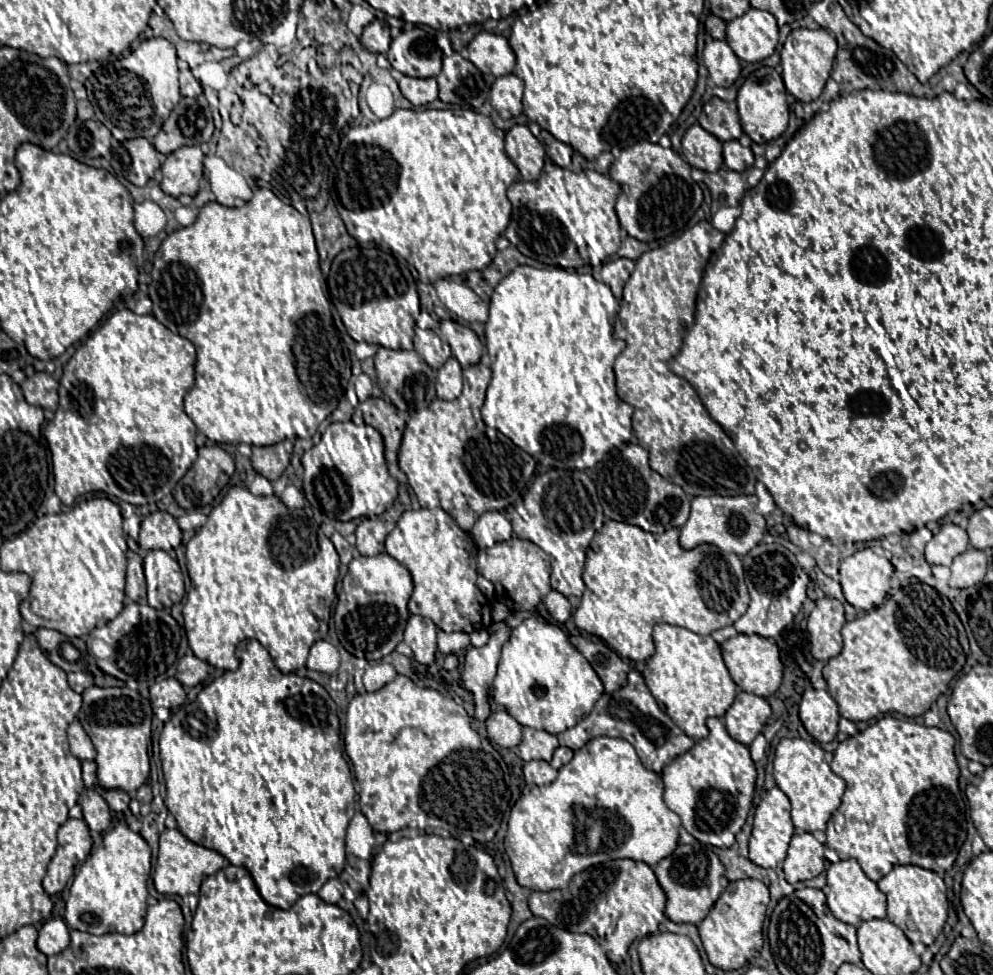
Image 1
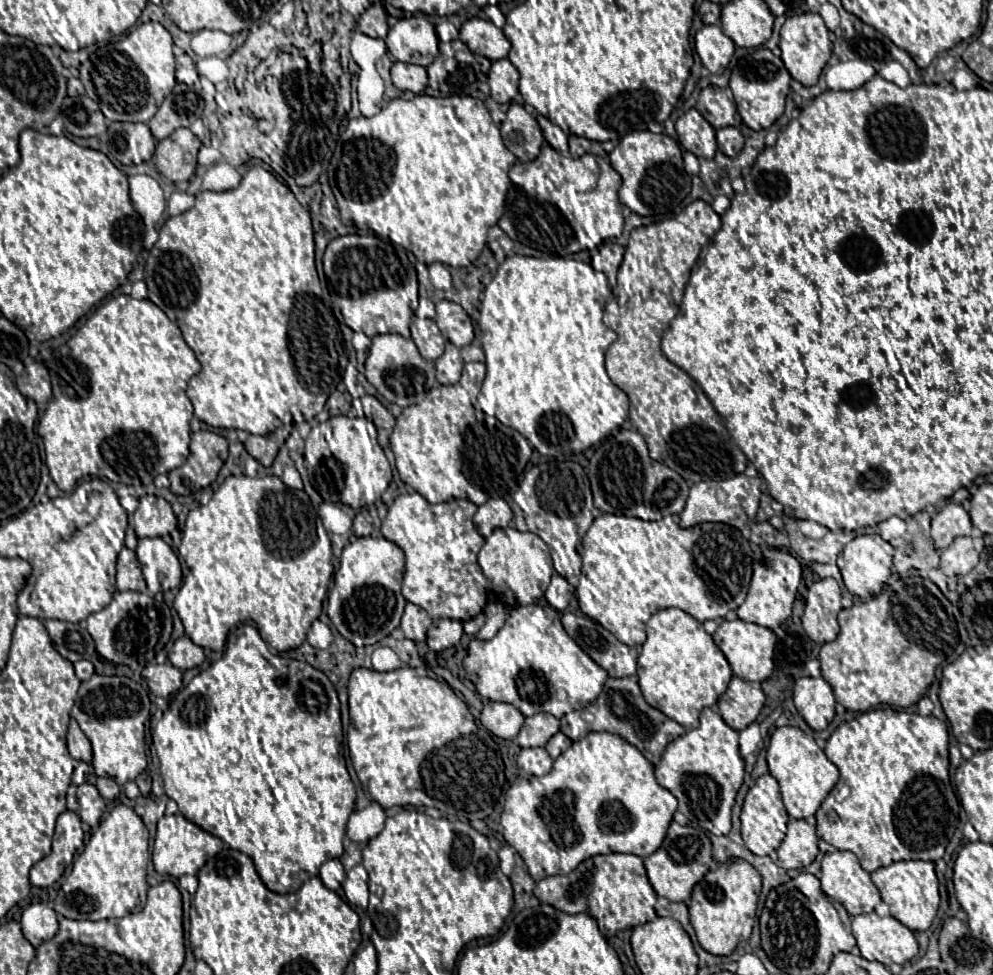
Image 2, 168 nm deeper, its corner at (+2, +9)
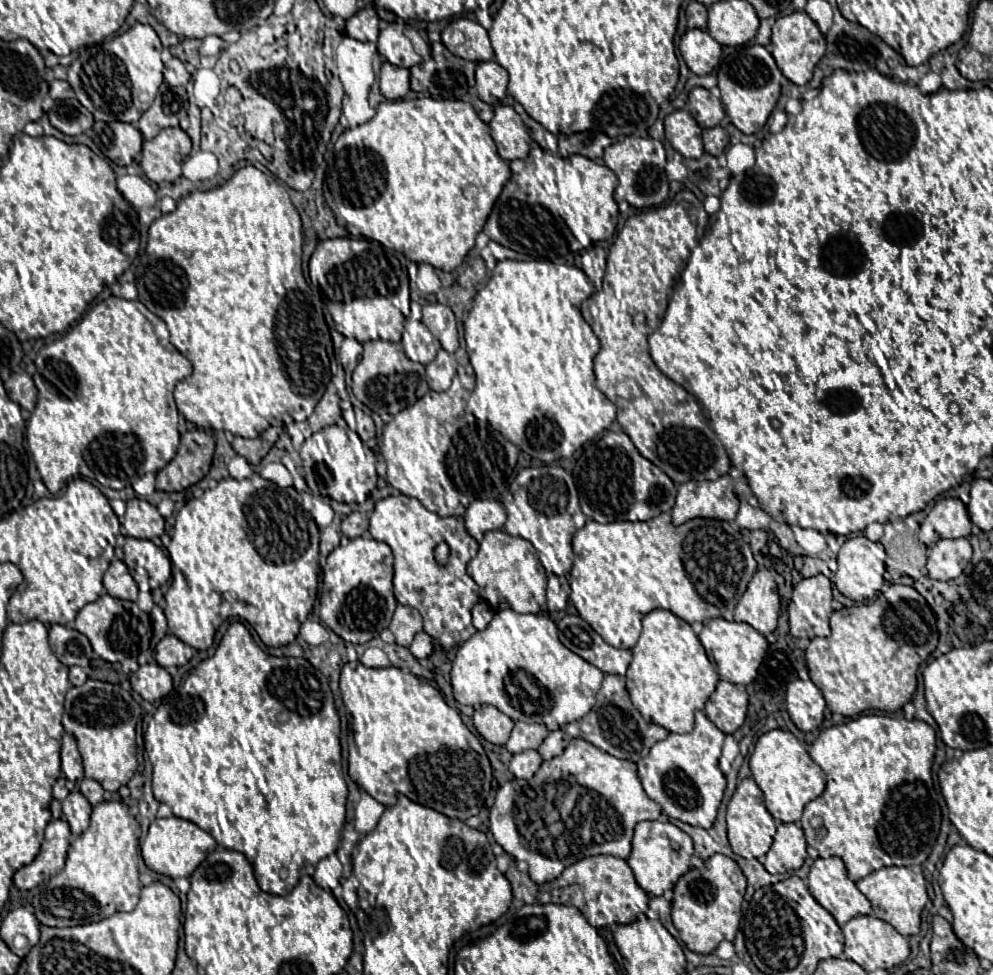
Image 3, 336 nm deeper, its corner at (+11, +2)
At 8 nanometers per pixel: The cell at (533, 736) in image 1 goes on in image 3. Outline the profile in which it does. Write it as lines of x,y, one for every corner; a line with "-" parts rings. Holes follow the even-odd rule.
518,721
512,729
510,739
506,741
506,749
510,753
522,753
526,749
538,749
546,739
548,729
542,723
522,723

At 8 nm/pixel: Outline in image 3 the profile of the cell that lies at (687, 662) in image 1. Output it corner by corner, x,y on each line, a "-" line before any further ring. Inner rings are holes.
654,609
646,613
642,627
642,635
632,649
634,659
626,671
626,689
632,705
648,723
656,723
672,733
690,733
694,711
704,709
704,703
720,681
718,673
692,627
672,611

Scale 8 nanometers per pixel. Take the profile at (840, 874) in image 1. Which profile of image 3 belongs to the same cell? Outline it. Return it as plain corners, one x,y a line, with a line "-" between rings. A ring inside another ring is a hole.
818,857
810,867
808,889
812,897
836,919
842,927
852,917
872,913
870,901
858,891
856,883
848,877
840,857

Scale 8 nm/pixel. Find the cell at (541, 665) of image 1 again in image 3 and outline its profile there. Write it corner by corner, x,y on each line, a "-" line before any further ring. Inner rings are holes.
512,609
496,611
486,629
476,631
468,641
464,641
452,661
452,689
454,699
462,705
494,705
506,713
512,721
524,723
546,723
550,731
560,729
572,721
580,721
596,703
596,693
602,685
604,673
566,649
558,639
558,629
554,621
540,615
522,615

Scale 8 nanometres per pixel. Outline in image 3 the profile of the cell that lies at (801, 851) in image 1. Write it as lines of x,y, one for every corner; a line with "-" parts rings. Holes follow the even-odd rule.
778,823
774,843
766,853
764,867
768,873
788,873
802,867
806,859
804,831
796,823

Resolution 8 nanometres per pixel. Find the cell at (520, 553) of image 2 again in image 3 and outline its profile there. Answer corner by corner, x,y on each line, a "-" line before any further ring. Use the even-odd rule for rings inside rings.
488,531
480,541
478,555
468,563
468,575
480,587
482,601
492,609
514,609
516,613
546,613
546,571
538,559
538,553
530,541
522,537
512,537
506,531

